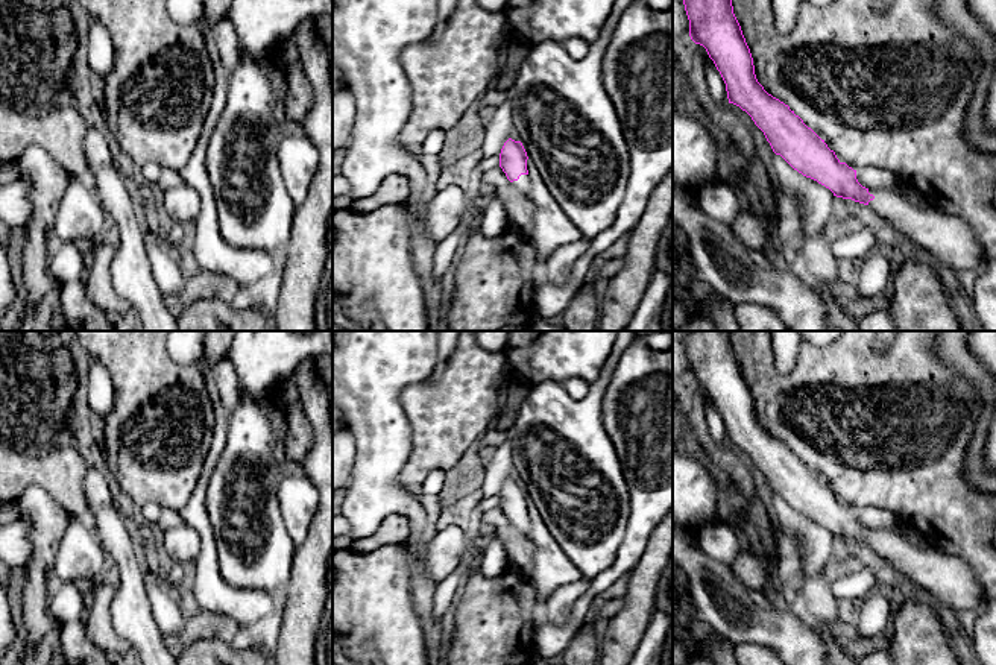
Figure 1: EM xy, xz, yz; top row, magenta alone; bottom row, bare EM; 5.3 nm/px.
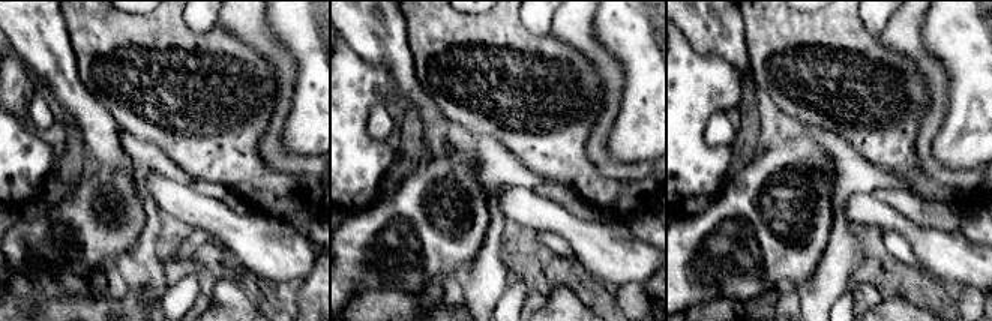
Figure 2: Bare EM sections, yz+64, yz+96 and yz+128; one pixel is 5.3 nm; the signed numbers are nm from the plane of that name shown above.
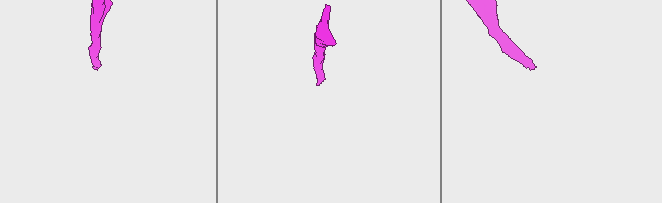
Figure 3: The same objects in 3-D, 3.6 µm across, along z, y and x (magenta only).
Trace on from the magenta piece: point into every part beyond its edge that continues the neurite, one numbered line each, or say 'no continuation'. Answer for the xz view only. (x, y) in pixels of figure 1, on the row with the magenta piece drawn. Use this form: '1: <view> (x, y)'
1: xz (521, 187)

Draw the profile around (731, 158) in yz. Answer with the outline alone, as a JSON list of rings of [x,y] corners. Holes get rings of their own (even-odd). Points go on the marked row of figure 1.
[[[723,138],[723,169],[714,176],[712,182],[724,179],[724,176],[738,165],[738,153],[738,146],[730,140]]]

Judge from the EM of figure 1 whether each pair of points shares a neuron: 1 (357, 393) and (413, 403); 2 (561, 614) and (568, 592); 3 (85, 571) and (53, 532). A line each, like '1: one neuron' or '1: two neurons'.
1: two neurons
2: one neuron
3: two neurons

